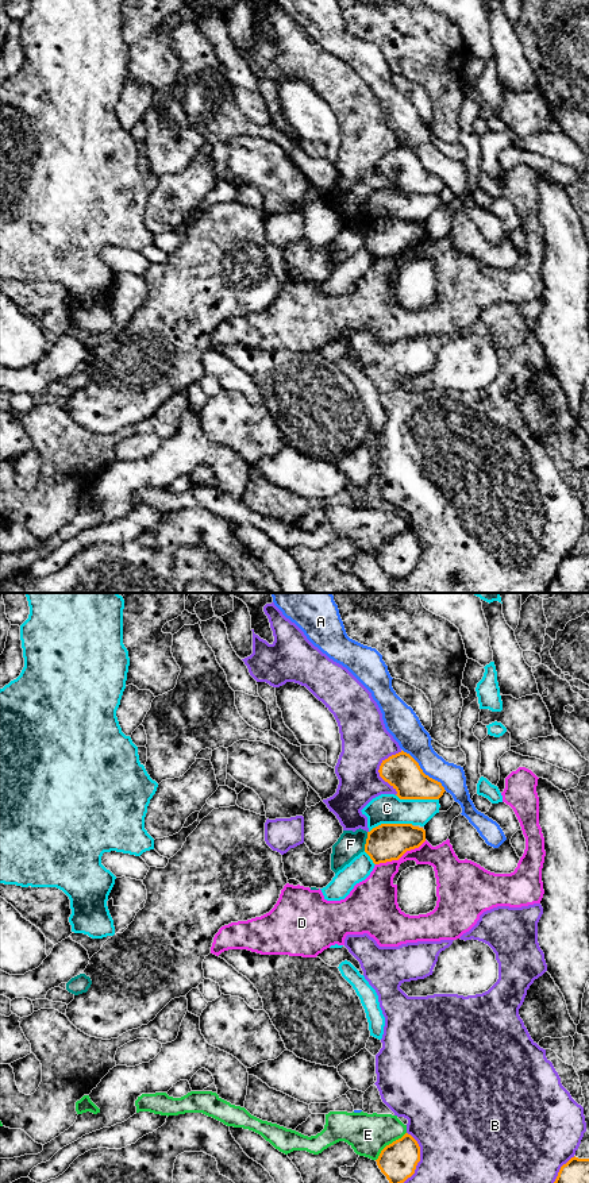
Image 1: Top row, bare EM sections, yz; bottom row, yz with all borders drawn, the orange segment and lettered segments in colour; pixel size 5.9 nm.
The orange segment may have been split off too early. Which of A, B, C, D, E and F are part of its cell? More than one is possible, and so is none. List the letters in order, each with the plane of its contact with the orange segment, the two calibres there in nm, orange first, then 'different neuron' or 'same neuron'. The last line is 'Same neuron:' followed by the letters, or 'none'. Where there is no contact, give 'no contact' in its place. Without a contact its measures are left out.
A: yz | 200/180 nm | different neuron
B: yz | 220/480 nm | different neuron
C: yz | 220/180 nm | different neuron
D: yz | 220/220 nm | different neuron
E: yz | 220/240 nm | different neuron
F: yz | 220/160 nm | different neuron
Same neuron: none

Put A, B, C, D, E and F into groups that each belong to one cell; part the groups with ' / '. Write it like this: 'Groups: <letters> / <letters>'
Groups: A / B / C / D / E / F

